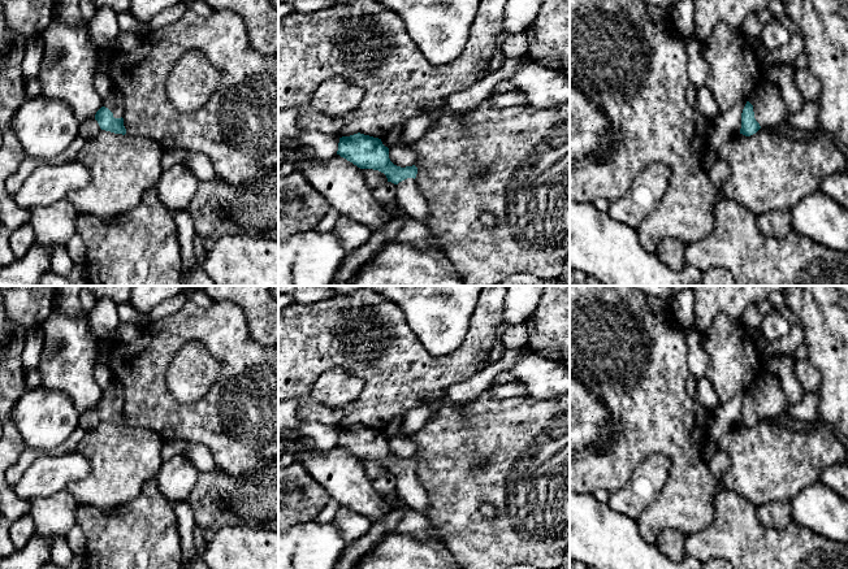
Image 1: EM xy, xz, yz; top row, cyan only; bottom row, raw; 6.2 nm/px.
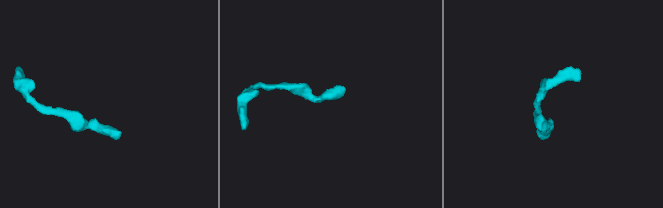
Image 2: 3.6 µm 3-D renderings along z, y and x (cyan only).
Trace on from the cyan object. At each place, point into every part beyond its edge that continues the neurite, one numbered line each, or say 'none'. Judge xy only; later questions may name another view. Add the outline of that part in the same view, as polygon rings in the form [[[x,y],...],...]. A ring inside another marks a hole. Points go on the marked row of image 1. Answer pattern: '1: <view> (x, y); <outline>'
1: xy (113, 101); [[[112,88],[111,95],[103,100],[103,107],[108,108],[114,118],[121,118],[124,116],[124,101],[118,92]]]

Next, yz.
1: yz (769, 107); [[[760,82],[749,103],[761,127],[776,126],[791,114],[779,88],[770,82]]]

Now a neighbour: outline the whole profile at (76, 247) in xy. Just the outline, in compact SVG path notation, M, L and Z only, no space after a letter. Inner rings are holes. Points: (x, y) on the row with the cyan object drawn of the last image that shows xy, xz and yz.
M75 233L66 243L66 251L74 264L85 265L87 261L86 246L82 238Z

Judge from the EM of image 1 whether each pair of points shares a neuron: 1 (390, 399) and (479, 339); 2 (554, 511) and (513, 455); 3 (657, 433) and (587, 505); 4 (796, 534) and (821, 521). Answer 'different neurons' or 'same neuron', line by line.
1: same neuron
2: same neuron
3: different neurons
4: different neurons

